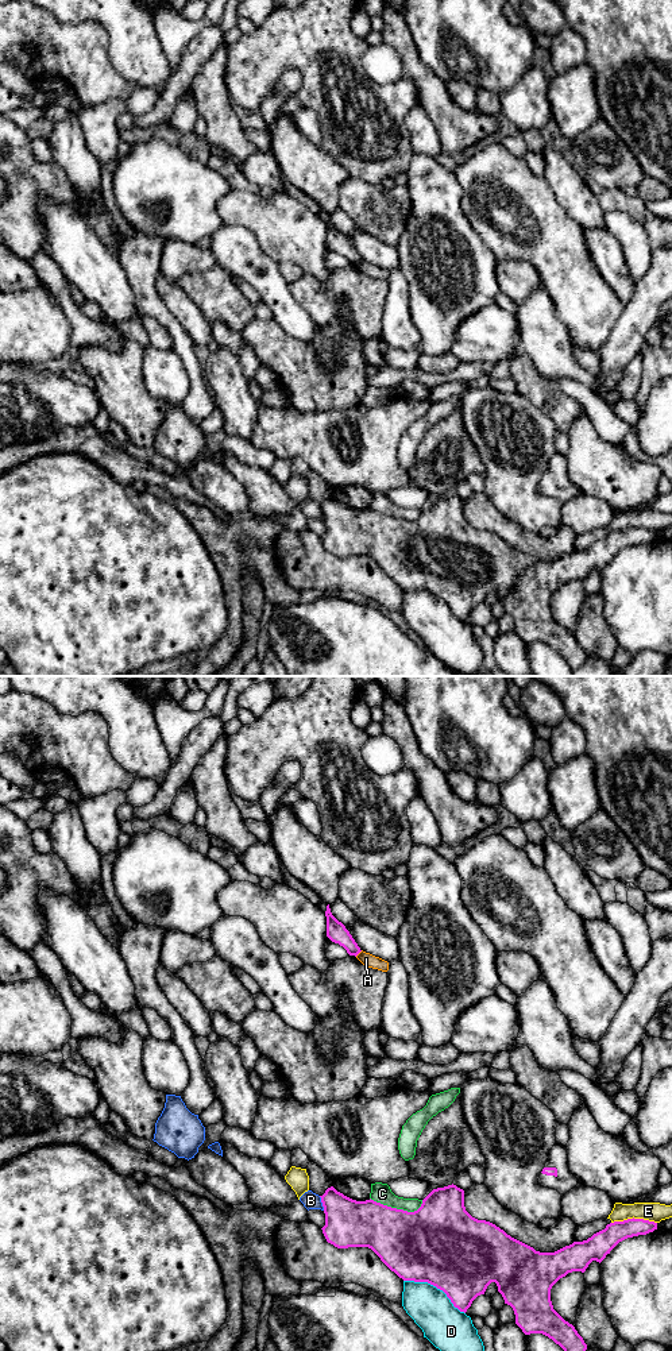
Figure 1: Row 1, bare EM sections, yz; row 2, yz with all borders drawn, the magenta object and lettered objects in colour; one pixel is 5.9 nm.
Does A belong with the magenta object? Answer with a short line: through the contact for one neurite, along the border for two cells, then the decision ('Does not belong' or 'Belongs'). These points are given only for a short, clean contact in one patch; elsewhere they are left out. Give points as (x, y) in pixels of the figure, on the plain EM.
Does not belong

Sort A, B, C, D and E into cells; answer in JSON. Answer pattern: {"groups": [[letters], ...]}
{"groups": [["A"], ["B"], ["C"], ["D"], ["E"]]}

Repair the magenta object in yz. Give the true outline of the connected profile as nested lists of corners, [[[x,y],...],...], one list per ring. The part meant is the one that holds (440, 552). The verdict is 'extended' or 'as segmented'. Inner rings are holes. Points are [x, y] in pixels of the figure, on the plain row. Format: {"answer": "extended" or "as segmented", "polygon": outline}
{"answer": "as segmented", "polygon": [[[453,493],[433,498],[414,521],[391,517],[371,507],[356,510],[333,495],[320,506],[325,522],[321,539],[328,552],[337,557],[371,557],[399,587],[436,595],[464,622],[495,591],[505,613],[513,617],[515,633],[522,641],[548,645],[573,671],[586,661],[587,653],[575,636],[553,618],[552,595],[568,582],[584,582],[592,570],[600,572],[619,551],[657,539],[657,532],[633,526],[610,532],[587,549],[573,551],[555,561],[540,561],[495,533],[472,526],[464,516],[464,499]]]}

